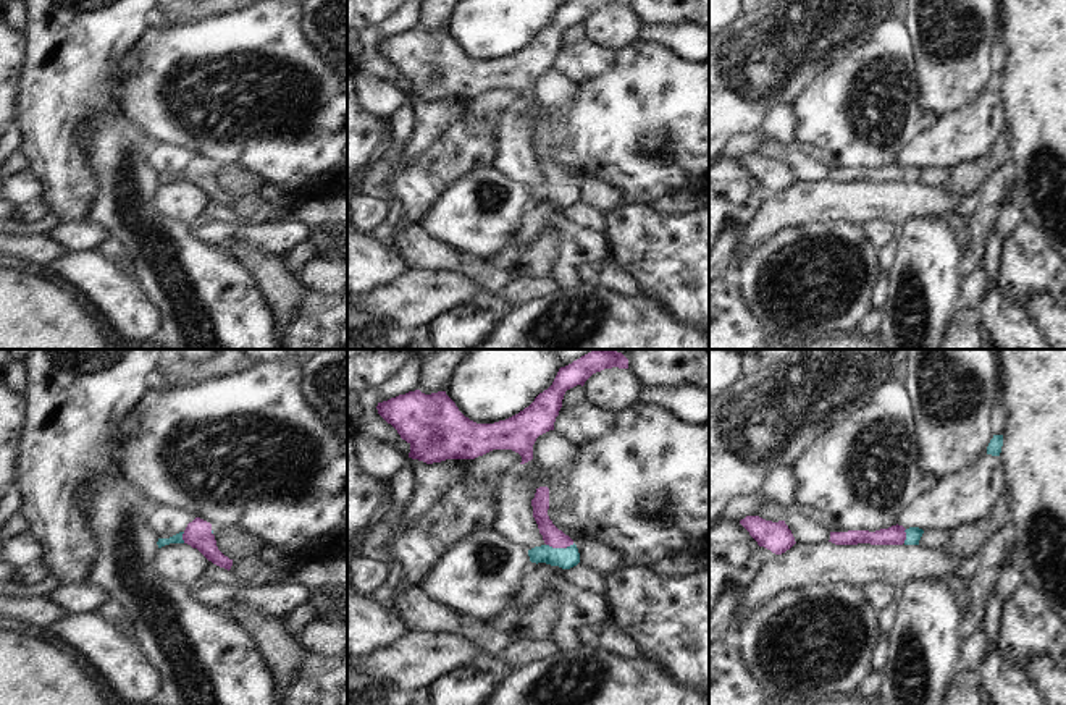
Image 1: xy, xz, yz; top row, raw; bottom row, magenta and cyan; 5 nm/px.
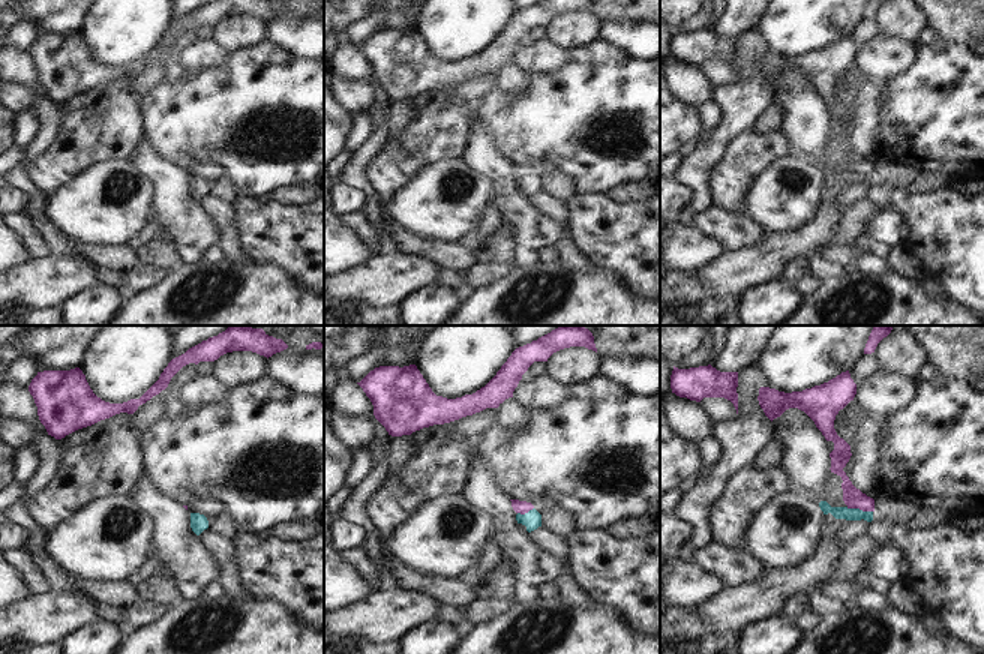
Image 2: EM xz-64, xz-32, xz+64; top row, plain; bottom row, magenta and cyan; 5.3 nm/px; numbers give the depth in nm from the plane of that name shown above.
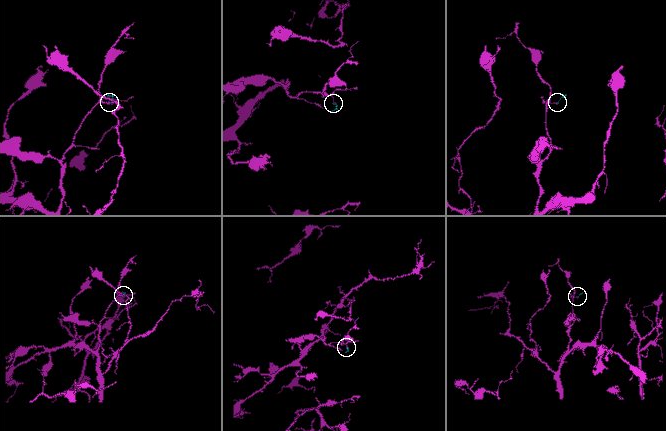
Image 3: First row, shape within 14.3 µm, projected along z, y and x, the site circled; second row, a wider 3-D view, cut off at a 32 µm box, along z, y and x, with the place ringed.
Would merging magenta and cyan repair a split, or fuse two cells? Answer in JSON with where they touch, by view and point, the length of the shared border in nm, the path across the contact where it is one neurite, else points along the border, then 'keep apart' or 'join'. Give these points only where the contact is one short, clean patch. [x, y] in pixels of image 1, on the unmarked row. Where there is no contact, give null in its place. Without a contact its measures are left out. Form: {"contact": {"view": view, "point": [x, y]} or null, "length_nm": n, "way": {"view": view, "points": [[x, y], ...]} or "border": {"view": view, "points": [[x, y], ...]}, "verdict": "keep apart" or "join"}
{"contact": {"view": "xz", "point": [559, 185]}, "length_nm": 140, "way": {"view": "xz", "points": [[551, 173], [559, 185], [566, 196]]}, "verdict": "join"}

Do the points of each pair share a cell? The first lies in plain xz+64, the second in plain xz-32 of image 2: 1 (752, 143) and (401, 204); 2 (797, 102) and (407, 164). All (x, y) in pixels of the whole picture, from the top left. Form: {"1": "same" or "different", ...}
{"1": "different", "2": "different"}

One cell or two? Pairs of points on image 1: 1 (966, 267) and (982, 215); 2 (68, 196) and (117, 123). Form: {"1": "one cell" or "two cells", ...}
{"1": "one cell", "2": "two cells"}

